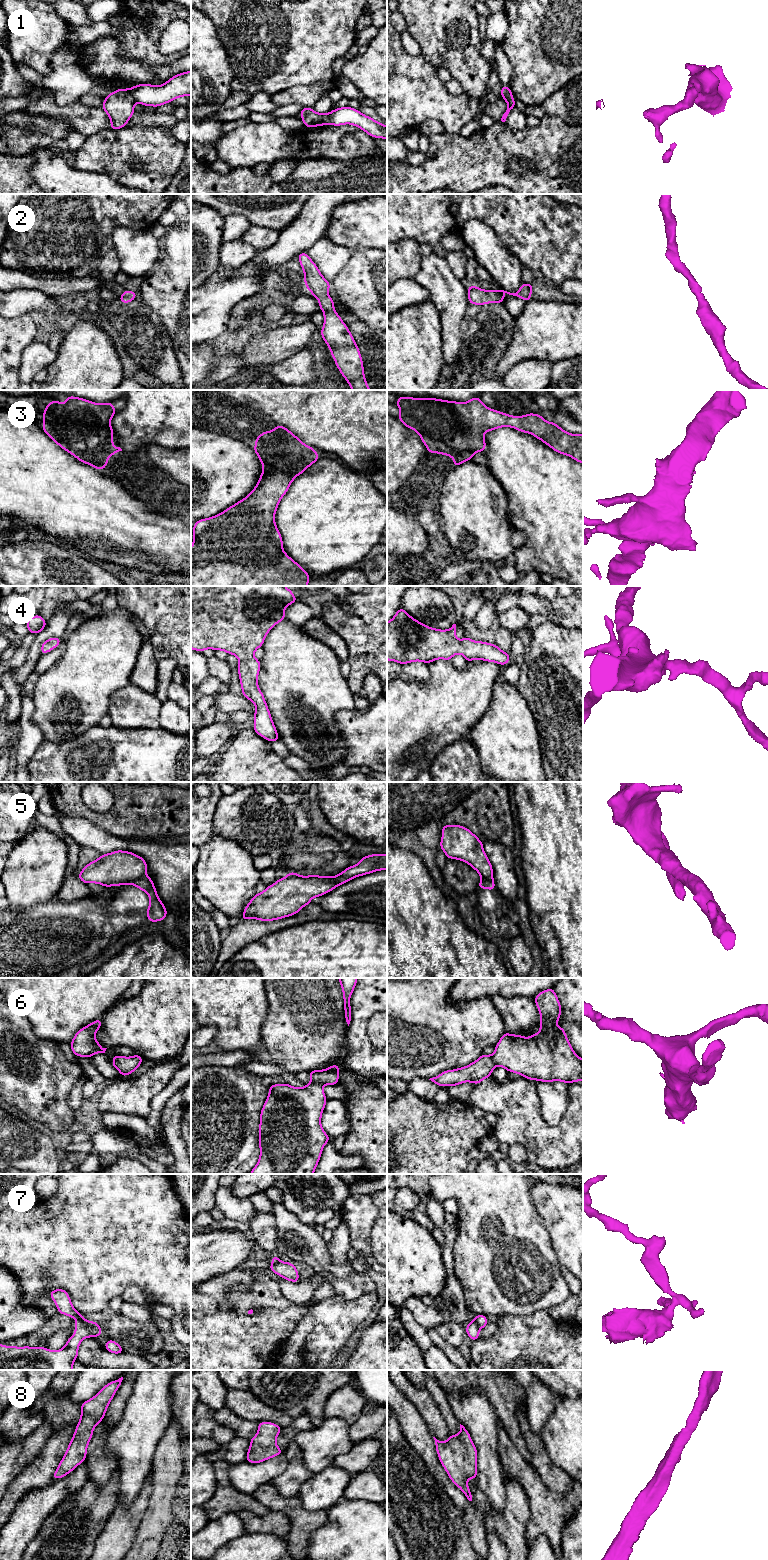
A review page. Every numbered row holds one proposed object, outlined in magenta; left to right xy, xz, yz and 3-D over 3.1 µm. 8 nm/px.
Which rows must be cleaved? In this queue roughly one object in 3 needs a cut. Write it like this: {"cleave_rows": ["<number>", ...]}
{"cleave_rows": ["1", "5", "7"]}

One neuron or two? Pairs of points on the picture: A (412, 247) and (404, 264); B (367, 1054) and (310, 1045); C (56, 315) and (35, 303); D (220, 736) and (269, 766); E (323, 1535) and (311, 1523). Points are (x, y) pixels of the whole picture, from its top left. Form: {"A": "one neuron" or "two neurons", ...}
{"A": "one neuron", "B": "two neurons", "C": "one neuron", "D": "two neurons", "E": "two neurons"}

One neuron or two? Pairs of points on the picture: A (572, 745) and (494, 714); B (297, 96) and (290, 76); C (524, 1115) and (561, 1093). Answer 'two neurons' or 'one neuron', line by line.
A: two neurons
B: two neurons
C: two neurons

